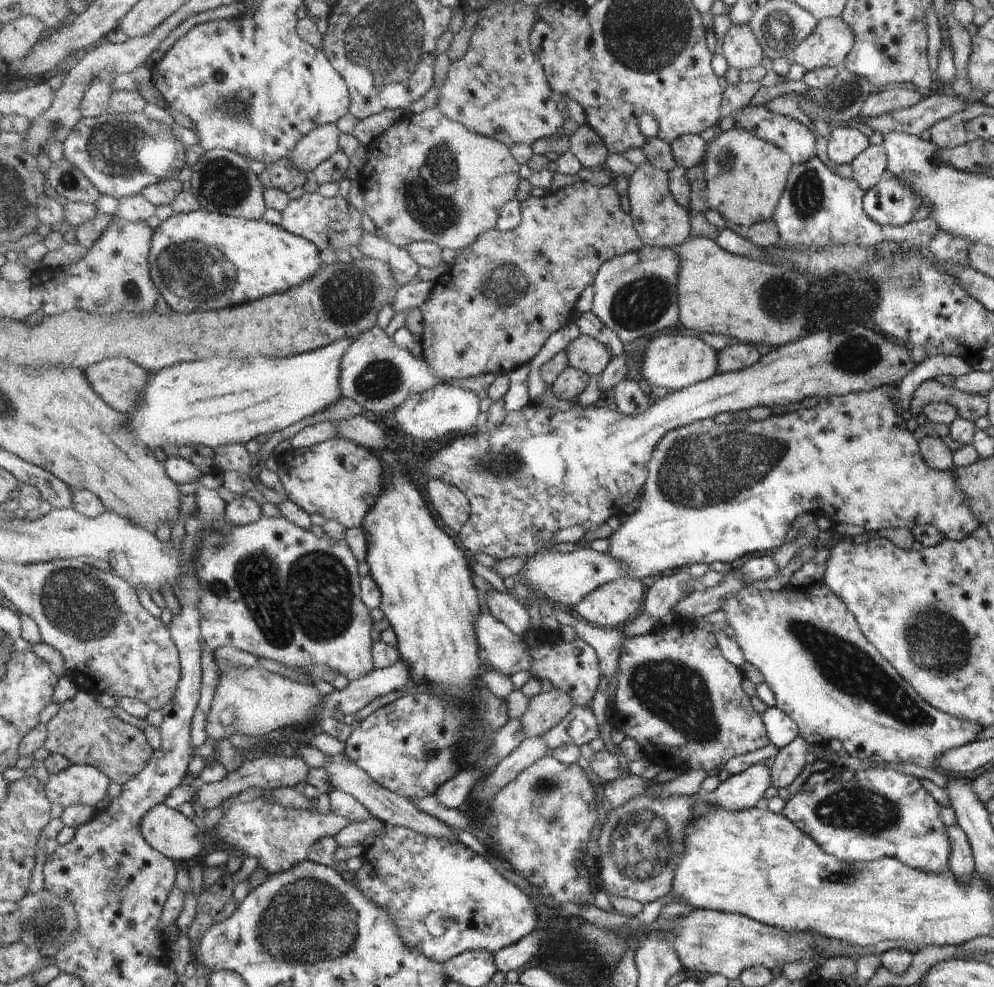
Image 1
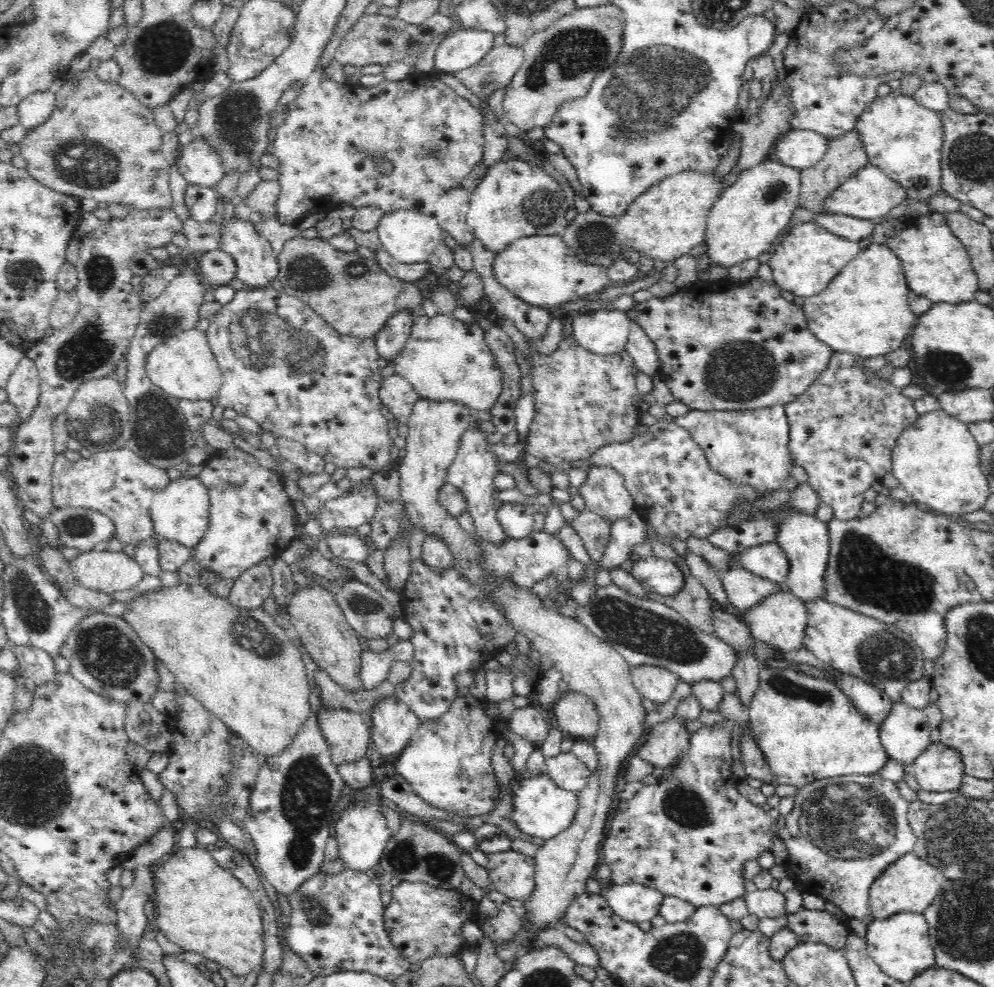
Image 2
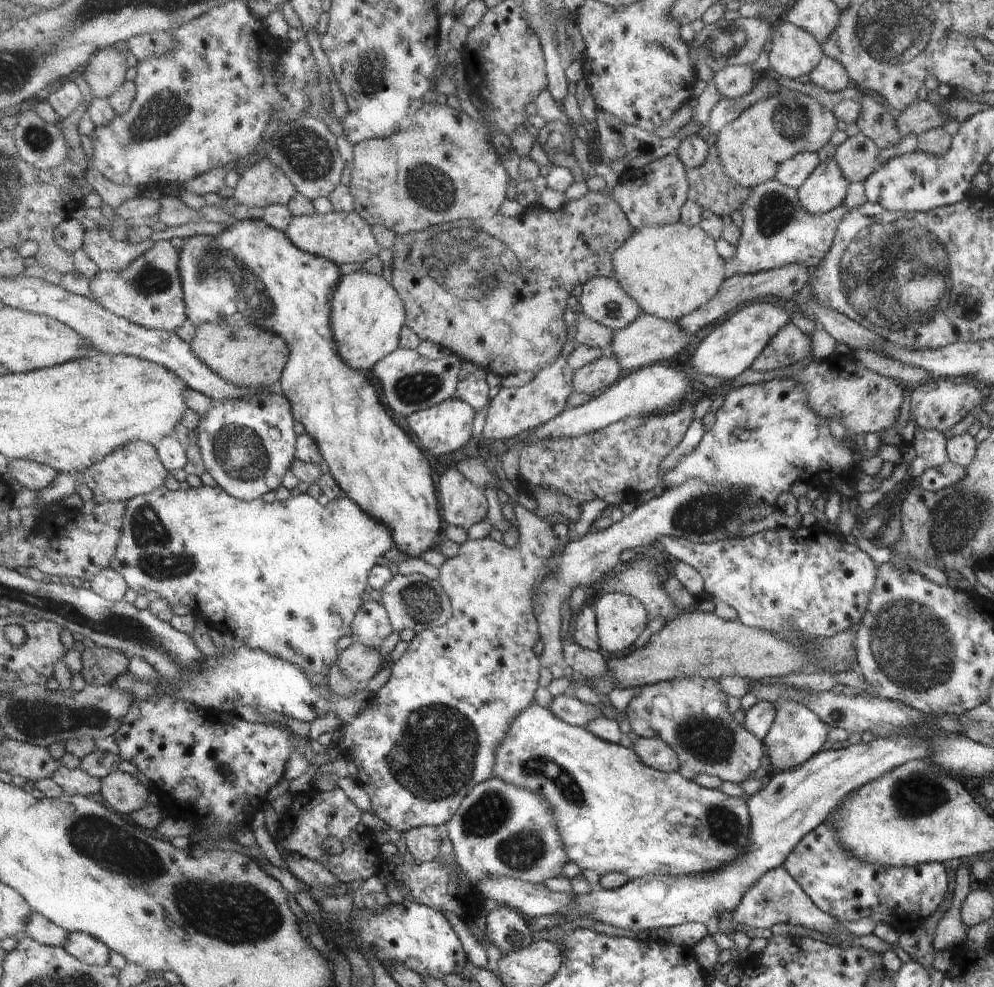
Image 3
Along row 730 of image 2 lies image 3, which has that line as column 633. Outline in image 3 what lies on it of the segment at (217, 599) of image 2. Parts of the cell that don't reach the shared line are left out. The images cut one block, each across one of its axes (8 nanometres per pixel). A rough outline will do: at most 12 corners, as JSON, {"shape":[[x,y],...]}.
{"shape":[[646,225],[613,257],[645,313],[677,321],[725,282],[715,241]]}

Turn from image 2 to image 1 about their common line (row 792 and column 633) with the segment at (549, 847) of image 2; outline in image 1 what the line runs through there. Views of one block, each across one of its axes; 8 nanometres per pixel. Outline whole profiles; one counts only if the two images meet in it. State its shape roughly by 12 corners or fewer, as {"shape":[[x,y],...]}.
{"shape":[[637,577],[585,597],[576,612],[592,625],[623,628],[644,604]]}

